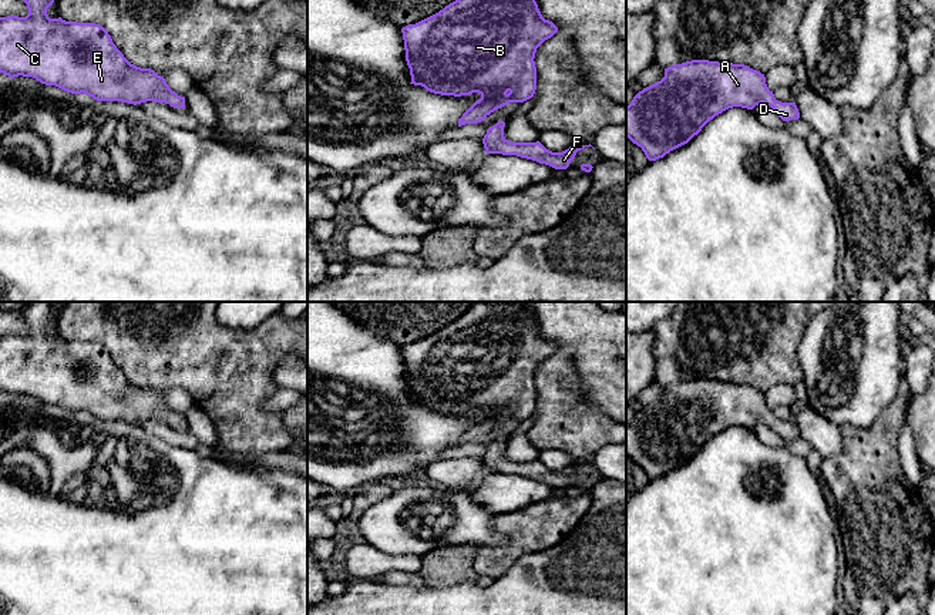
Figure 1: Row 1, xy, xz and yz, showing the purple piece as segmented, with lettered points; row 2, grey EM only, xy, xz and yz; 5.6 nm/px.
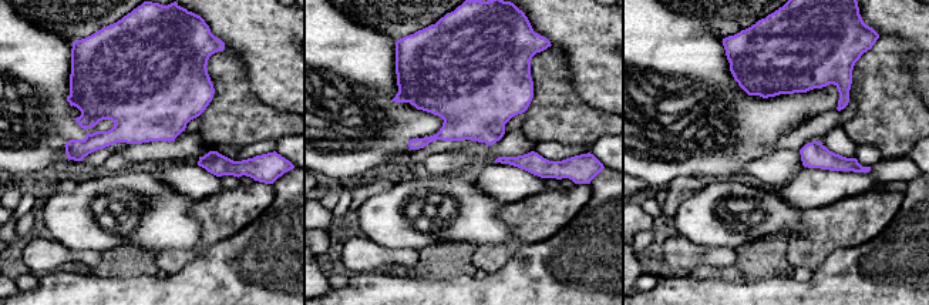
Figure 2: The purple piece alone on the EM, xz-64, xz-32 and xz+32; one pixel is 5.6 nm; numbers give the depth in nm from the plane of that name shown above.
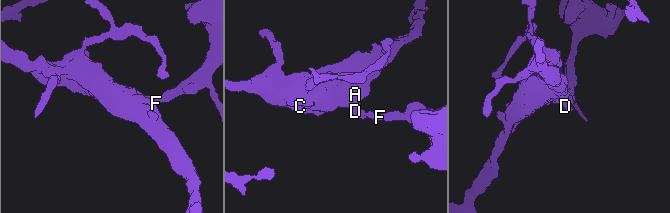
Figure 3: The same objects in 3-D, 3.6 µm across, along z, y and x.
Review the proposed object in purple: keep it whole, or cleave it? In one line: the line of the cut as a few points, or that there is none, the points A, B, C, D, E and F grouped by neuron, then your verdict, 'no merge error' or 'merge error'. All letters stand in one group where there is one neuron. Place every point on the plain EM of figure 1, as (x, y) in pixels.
no cut; A B C D E F; no merge error

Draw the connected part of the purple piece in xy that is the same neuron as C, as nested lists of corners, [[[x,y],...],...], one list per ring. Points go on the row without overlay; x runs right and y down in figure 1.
[[[28,302],[16,313],[27,323],[28,333],[0,336],[0,391],[10,397],[33,396],[41,403],[56,404],[71,413],[84,411],[100,421],[121,420],[137,424],[155,420],[185,427],[185,416],[172,410],[154,389],[131,383],[102,345],[50,337],[47,327],[54,322],[51,302]]]

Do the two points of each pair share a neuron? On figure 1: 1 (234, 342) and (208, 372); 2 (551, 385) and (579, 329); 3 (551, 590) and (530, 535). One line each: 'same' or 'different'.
1: same
2: different
3: different

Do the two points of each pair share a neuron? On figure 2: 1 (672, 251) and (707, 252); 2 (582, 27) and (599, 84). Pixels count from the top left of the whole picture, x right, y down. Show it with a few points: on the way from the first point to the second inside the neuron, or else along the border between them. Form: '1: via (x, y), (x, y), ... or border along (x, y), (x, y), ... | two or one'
1: via (680, 252), (699, 252) | one
2: via (591, 42), (599, 70) | one

